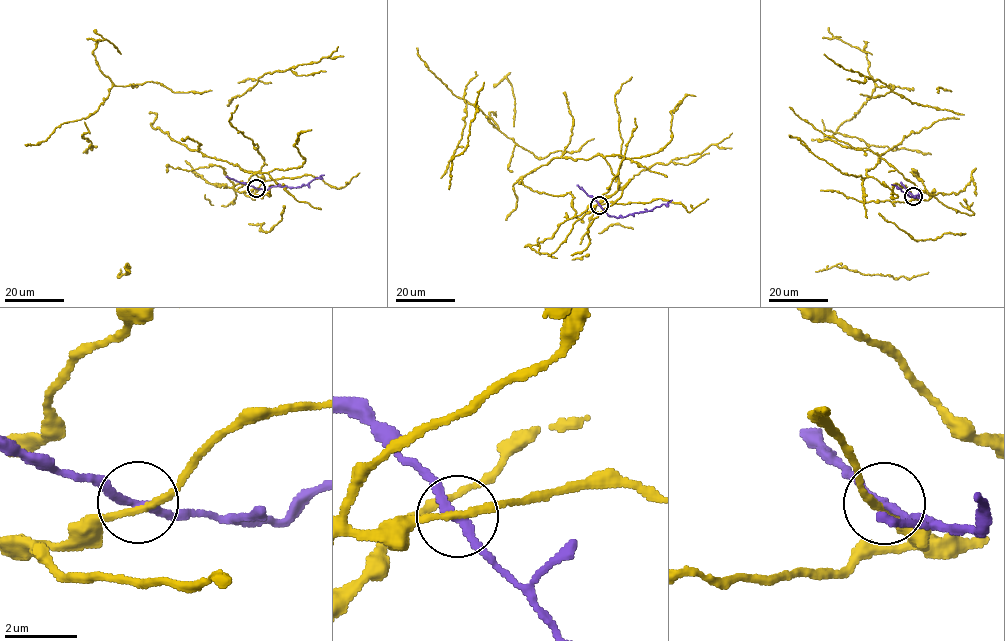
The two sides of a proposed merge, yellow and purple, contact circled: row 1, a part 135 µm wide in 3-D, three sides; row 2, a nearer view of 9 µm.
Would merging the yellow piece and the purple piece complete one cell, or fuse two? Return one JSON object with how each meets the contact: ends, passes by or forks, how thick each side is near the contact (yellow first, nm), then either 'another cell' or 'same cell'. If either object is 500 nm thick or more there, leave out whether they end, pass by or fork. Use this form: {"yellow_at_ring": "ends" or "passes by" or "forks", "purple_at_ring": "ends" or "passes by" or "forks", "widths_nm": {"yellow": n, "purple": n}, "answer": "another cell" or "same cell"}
{"yellow_at_ring": "passes by", "purple_at_ring": "passes by", "widths_nm": {"yellow": 170, "purple": 200}, "answer": "another cell"}

